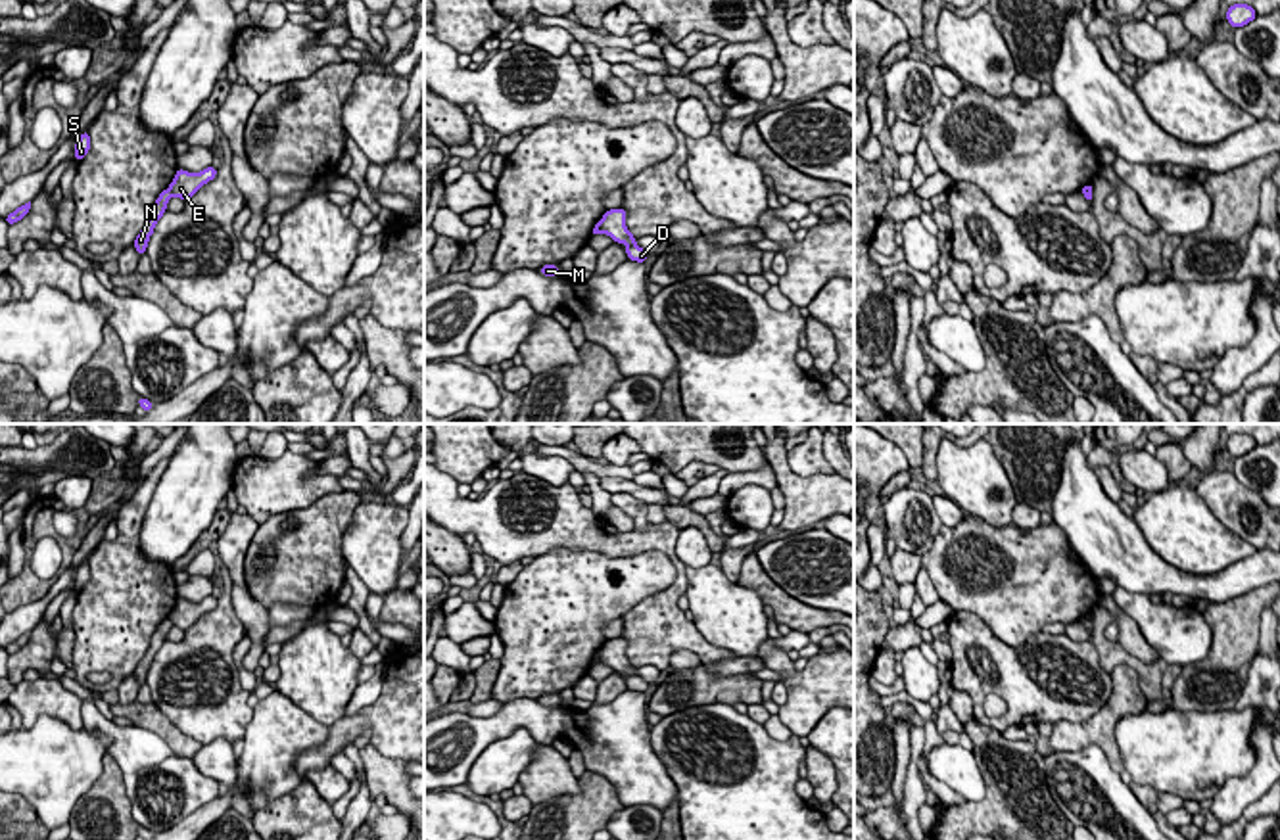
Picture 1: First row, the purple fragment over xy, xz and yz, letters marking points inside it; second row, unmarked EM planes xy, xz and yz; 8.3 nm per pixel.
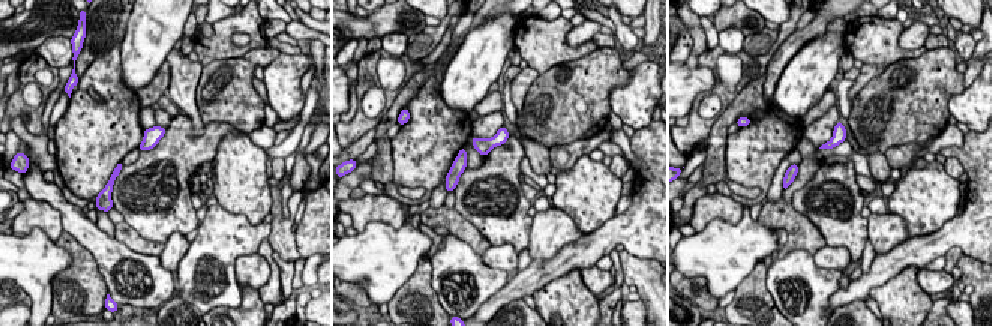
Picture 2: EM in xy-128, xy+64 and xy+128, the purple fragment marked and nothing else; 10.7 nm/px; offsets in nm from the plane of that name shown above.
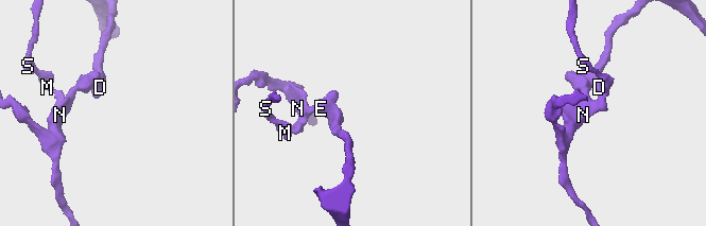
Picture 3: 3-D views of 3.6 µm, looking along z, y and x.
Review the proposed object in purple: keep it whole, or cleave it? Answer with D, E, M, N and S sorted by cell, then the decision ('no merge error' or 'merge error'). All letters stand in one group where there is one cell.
groups D E / M N S; merge error

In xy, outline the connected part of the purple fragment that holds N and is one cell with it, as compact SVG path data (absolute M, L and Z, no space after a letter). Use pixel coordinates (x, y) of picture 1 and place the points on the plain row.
M167 618L159 623L159 627L155 629L155 633L152 635L150 646L144 654L144 658L140 660L140 664L134 669L134 677L138 681L138 685L146 683L150 665L154 664L154 658L157 654L157 650L163 646L163 642L167 641L167 633L173 627L173 621Z

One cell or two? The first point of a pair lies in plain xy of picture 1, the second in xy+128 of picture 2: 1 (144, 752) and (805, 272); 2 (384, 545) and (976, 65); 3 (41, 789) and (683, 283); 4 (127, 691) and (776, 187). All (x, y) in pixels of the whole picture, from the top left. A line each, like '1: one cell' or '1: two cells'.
1: one cell
2: two cells
3: two cells
4: one cell

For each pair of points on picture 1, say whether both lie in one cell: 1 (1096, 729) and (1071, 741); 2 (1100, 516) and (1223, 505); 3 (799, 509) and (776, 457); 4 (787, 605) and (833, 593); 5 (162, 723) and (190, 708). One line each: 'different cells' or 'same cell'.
1: same cell
2: different cells
3: same cell
4: different cells
5: different cells

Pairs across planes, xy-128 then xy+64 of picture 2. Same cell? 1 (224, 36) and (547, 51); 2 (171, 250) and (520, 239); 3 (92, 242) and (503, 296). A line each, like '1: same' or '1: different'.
1: same
2: different
3: different

